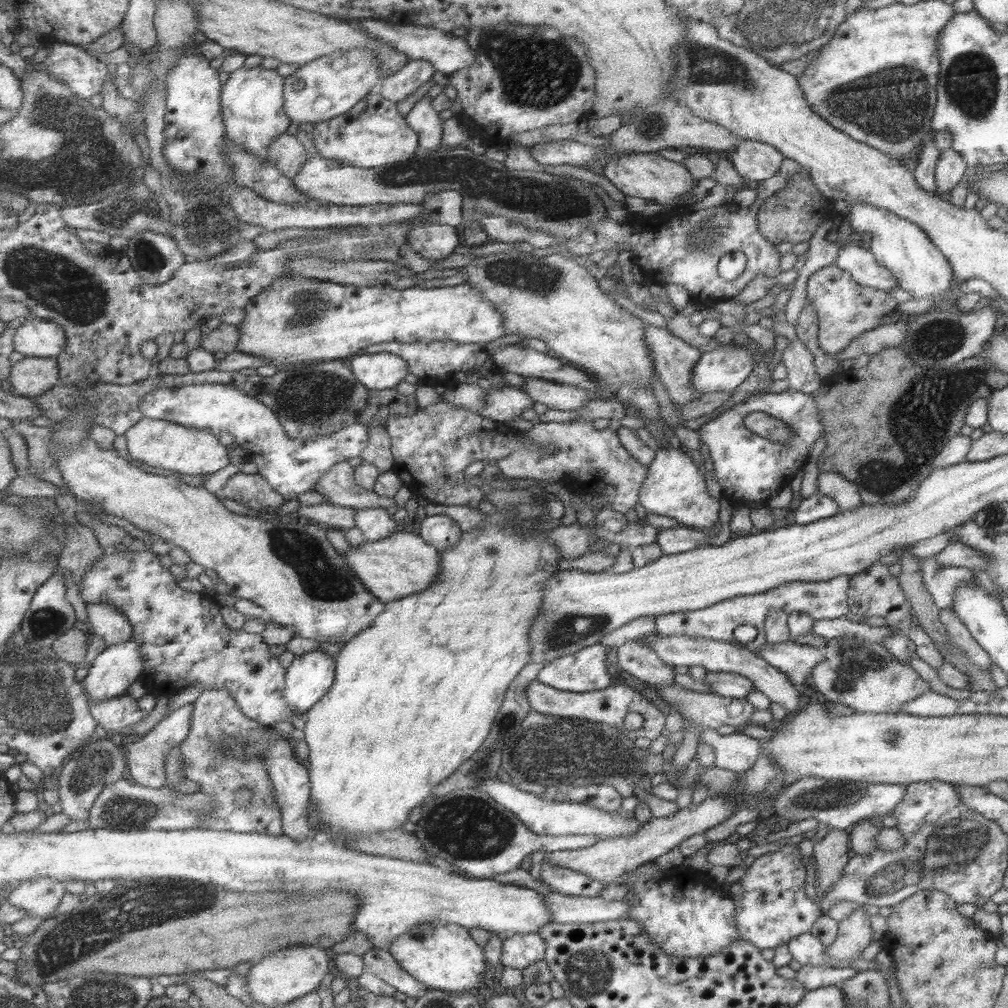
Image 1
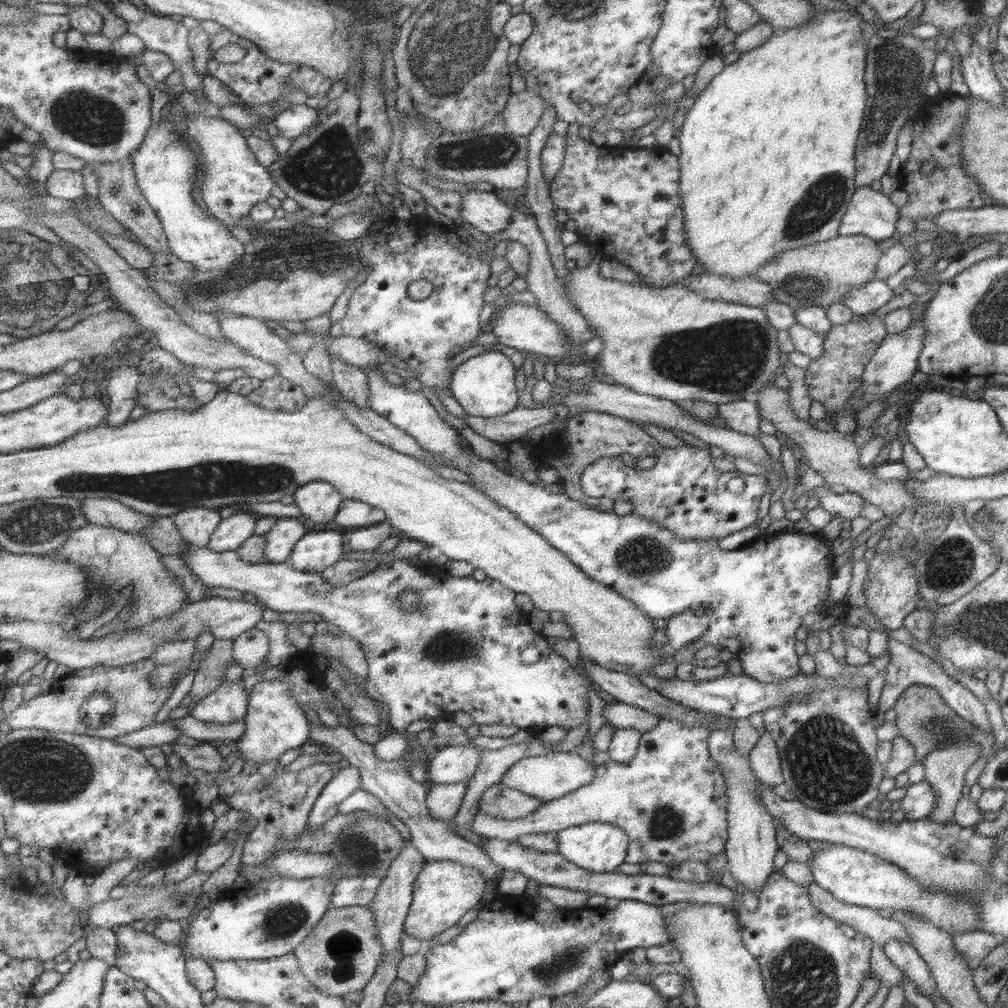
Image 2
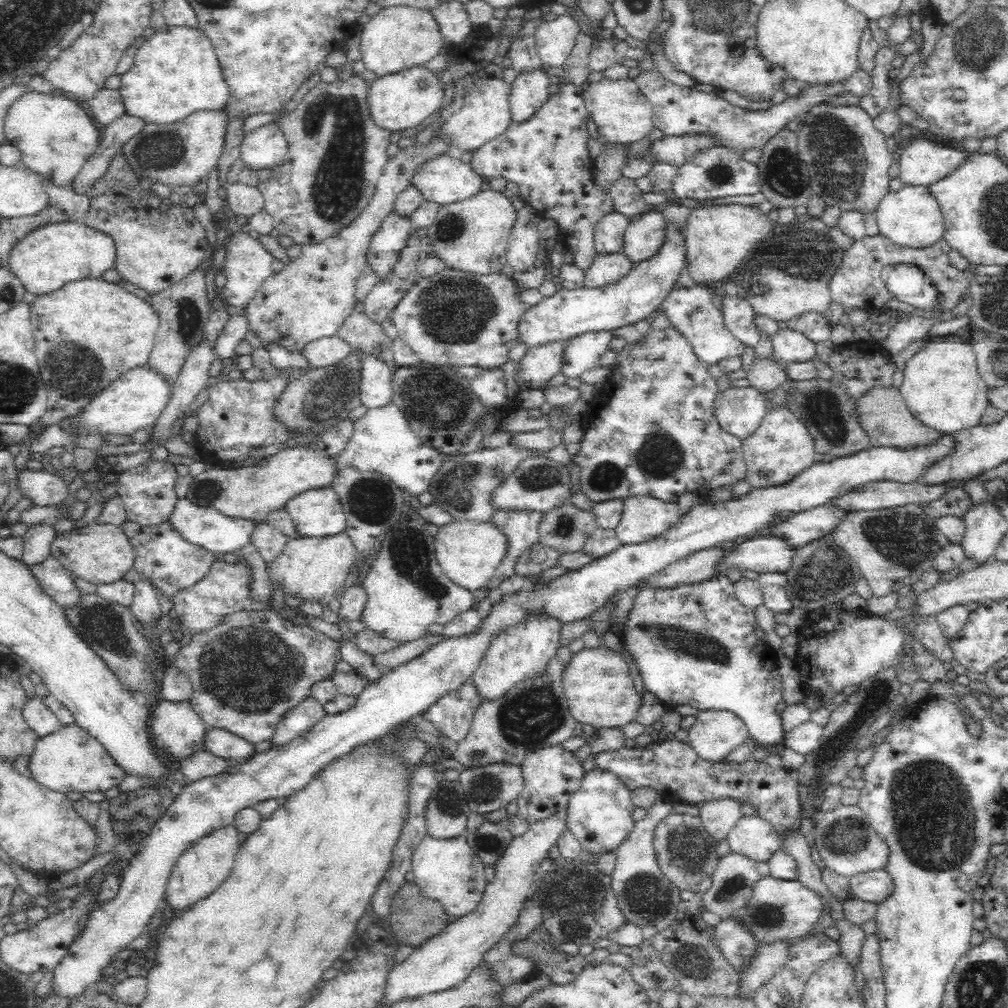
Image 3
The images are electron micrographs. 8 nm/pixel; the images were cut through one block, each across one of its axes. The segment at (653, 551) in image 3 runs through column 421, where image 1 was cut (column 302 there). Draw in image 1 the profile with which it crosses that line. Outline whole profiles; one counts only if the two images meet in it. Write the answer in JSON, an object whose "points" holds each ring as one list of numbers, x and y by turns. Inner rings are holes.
{"points":[[320,649,295,656,286,672,285,699,292,708,305,715,328,695,336,683,336,657]]}

